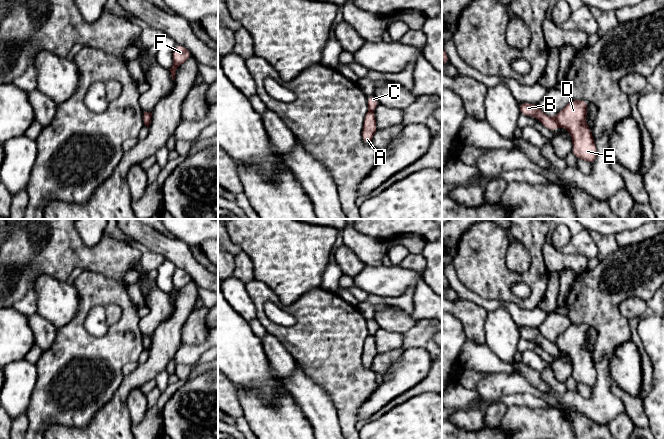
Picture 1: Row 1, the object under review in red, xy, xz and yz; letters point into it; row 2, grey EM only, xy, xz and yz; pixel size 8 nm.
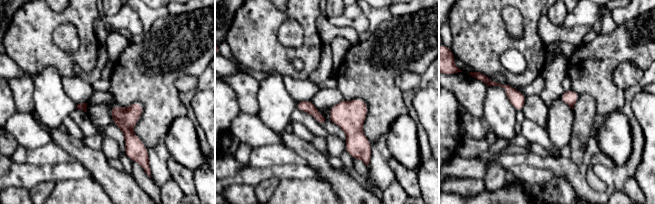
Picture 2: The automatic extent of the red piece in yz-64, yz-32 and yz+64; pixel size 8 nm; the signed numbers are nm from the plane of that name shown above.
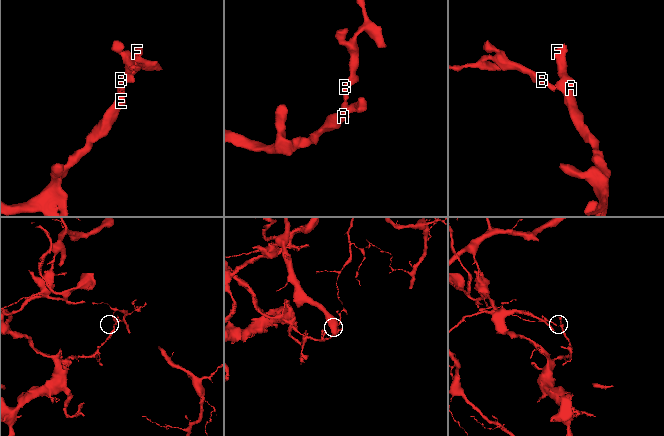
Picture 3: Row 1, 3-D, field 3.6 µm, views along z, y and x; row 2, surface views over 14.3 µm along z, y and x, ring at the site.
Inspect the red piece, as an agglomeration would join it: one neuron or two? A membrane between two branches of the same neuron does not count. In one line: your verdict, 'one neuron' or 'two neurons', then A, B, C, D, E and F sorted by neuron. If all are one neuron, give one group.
two neurons | A D E F / B C

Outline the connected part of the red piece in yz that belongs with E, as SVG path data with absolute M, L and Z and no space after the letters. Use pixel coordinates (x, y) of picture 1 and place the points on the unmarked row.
M570 324L558 336L555 344L560 351L569 355L573 367L572 377L575 381L593 388L596 385L597 372L591 352L585 348L587 331L587 325Z

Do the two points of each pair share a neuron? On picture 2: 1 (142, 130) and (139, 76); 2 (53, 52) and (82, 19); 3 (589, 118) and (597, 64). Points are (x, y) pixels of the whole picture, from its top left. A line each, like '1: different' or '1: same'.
1: same
2: same
3: different

